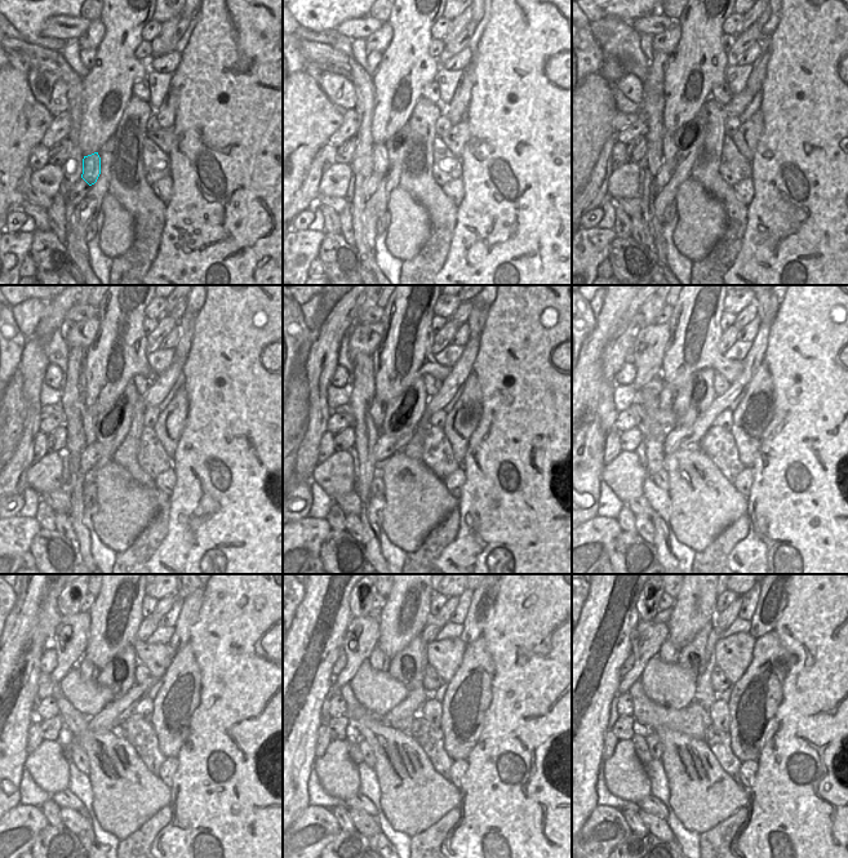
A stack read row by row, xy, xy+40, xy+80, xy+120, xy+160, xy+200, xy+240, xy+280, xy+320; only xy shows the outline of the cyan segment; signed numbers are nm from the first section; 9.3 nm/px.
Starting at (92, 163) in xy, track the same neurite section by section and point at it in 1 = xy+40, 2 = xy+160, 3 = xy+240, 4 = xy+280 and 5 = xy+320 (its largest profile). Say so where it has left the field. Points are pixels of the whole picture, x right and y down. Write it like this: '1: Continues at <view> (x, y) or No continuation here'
1: Continues at xy+40 (380, 158)
2: Continues at xy+160 (377, 412)
3: Continues at xy+240 (88, 670)
4: Continues at xy+280 (378, 661)
5: Continues at xy+320 (667, 653).

